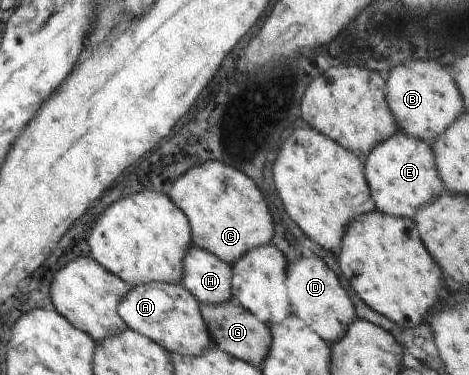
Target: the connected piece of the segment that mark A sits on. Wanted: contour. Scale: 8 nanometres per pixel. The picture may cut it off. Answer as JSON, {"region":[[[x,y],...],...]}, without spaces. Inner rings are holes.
{"region":[[[151,282],[131,287],[119,302],[117,313],[130,330],[154,341],[168,353],[198,356],[214,344],[201,317],[198,301],[180,282]]]}

